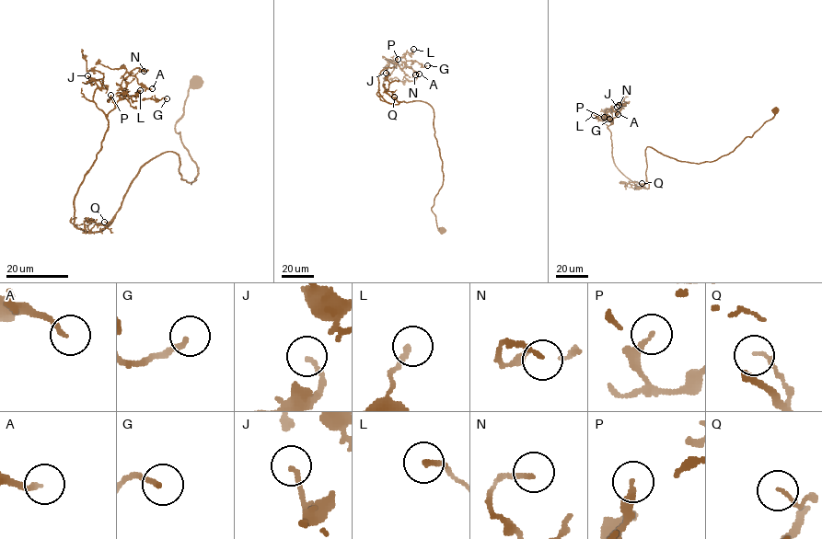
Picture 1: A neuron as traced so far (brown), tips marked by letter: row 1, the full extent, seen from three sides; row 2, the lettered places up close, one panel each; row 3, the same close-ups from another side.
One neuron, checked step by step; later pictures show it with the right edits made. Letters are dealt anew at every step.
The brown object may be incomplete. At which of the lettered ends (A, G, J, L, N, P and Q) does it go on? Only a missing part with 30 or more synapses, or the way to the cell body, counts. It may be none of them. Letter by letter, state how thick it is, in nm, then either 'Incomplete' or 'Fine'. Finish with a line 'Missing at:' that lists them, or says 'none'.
A: Thickness 160 nm. Incomplete
G: Thickness 160 nm. Fine
J: Thickness 140 nm. Fine
L: Thickness 190 nm. Fine
N: Thickness 170 nm. Fine
P: Thickness 140 nm. Fine
Q: Thickness 130 nm. Fine
Missing at: A

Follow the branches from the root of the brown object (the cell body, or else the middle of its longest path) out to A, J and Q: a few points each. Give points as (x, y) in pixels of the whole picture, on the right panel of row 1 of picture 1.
A: (775, 111), (713, 161), (677, 161), (648, 146), (648, 189), (614, 163), (606, 111), (618, 114)
J: (775, 111), (751, 137), (713, 161), (677, 161), (648, 146), (645, 189), (614, 163), (604, 113), (617, 107)
Q: (775, 111), (751, 137), (713, 161), (677, 161), (648, 146), (646, 182), (642, 183)

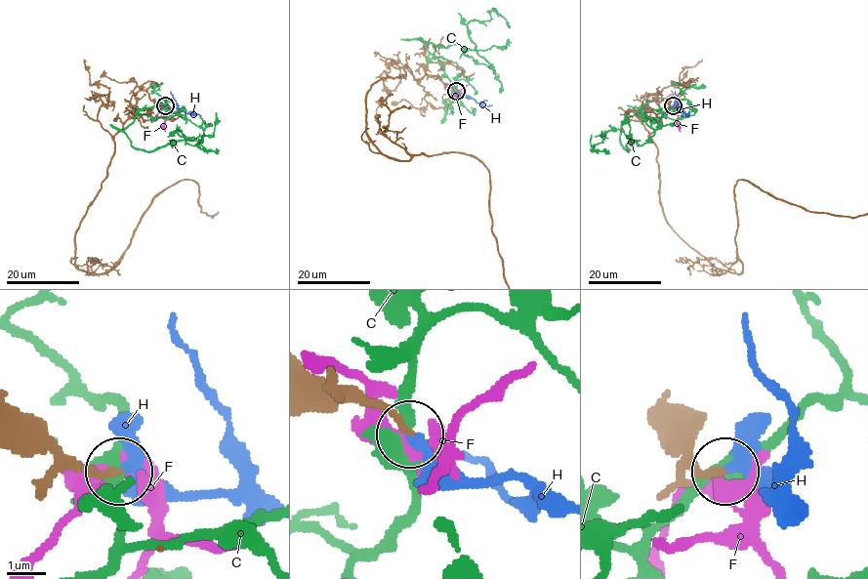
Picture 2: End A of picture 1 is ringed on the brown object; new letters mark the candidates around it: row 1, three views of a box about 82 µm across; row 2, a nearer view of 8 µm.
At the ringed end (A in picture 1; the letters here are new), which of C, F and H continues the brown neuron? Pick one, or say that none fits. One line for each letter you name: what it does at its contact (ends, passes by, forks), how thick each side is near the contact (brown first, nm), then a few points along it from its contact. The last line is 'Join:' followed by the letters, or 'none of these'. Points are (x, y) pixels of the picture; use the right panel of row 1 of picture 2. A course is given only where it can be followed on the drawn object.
H: It passes by. Thickness 190 nm (brown) against 280 nm. Its course: (673, 105), (689, 114), (686, 115)
Join: H

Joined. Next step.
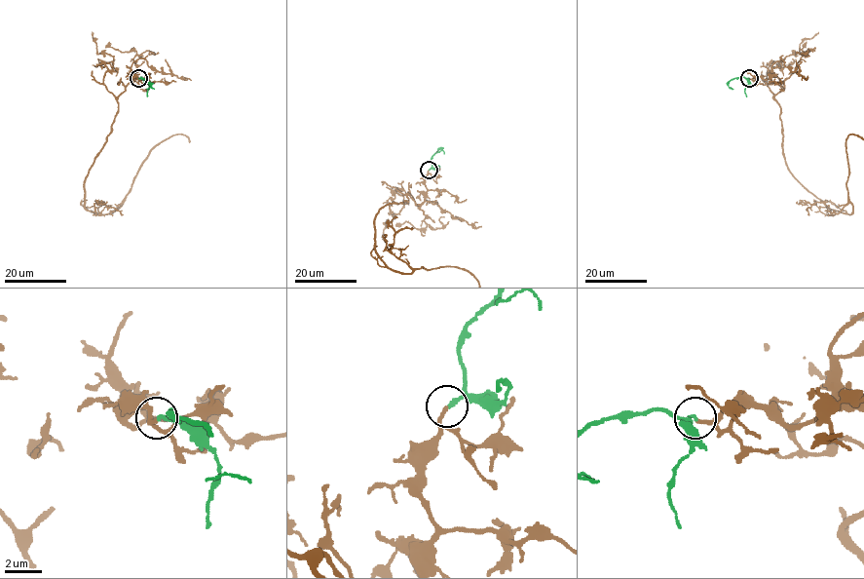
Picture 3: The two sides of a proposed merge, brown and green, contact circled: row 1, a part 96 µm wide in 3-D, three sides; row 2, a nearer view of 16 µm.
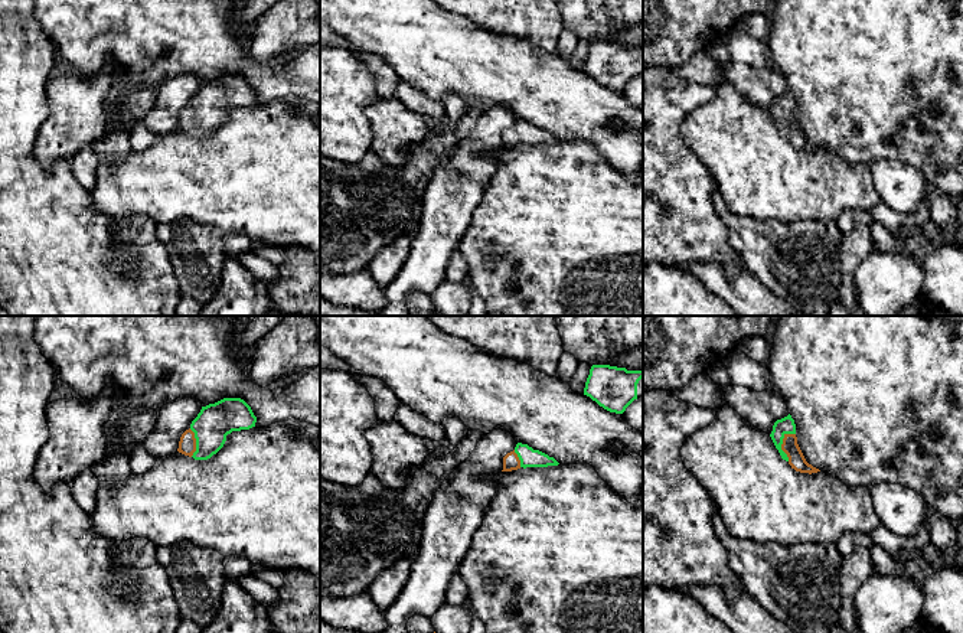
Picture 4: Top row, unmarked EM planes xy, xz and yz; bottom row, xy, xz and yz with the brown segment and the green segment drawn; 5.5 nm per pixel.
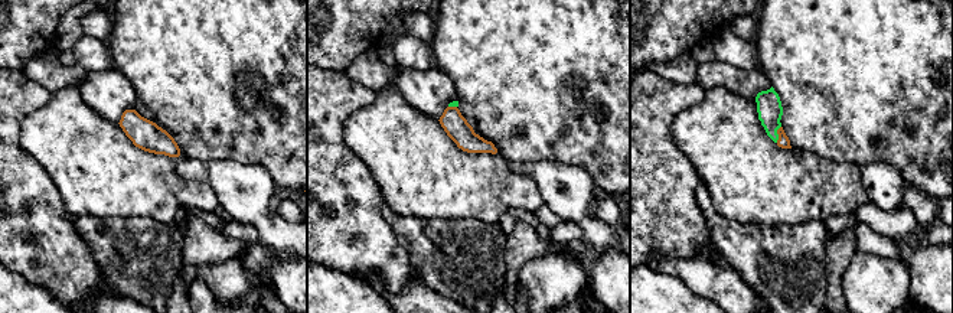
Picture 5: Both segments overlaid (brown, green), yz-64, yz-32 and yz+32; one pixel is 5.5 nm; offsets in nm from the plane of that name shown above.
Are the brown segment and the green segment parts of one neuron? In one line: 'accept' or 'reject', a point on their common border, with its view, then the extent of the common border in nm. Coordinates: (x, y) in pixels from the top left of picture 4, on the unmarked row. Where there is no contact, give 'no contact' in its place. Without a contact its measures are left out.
accept; meets brown in yz at (783, 120); contact 170 nm long

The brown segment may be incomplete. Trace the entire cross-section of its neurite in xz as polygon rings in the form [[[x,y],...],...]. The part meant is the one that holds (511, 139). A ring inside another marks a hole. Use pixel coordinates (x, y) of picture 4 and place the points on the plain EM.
[[[518,120],[515,127],[503,134],[503,147],[512,149],[520,144],[548,144],[558,143],[559,140],[548,131],[533,127],[528,121]]]

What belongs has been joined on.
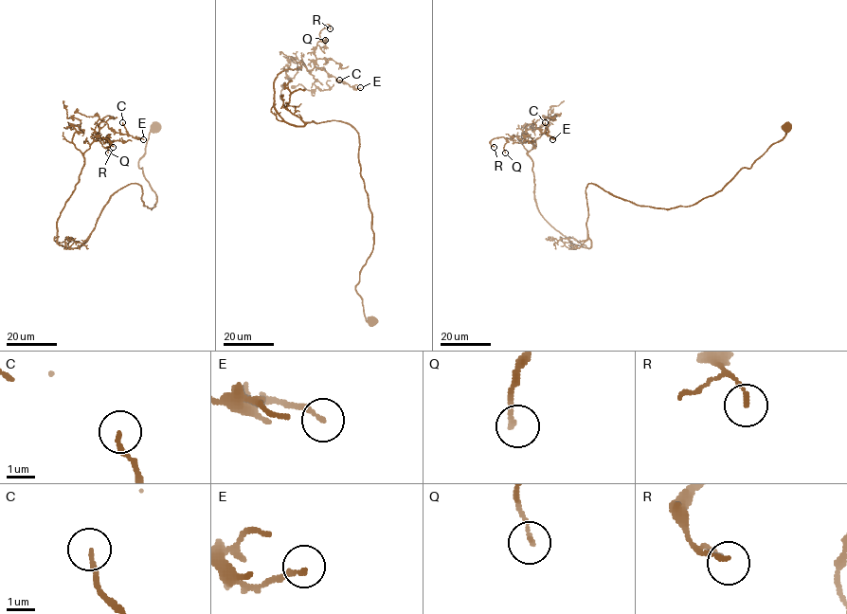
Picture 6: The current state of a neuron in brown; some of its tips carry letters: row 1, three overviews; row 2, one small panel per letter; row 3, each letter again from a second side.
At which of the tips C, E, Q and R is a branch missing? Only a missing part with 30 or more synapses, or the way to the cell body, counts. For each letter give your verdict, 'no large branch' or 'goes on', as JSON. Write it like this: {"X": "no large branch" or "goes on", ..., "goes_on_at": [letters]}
{"C": "no large branch", "E": "no large branch", "Q": "no large branch", "R": "no large branch", "goes_on_at": []}

